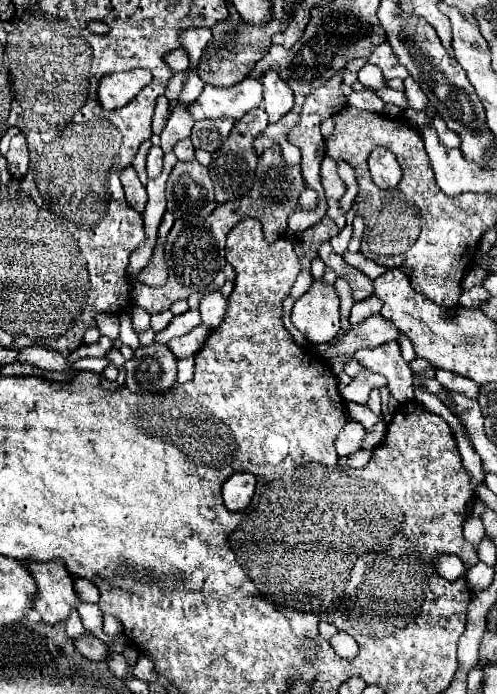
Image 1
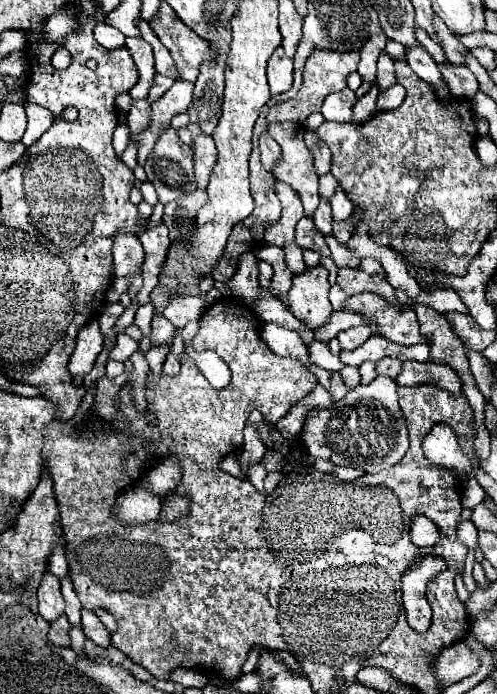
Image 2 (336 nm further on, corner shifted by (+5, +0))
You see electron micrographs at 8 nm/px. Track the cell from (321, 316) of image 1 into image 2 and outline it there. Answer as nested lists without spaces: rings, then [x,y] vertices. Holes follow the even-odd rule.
[[[322,264],[306,268],[292,278],[292,288],[288,290],[290,312],[310,330],[324,326],[332,314],[328,292],[328,270]]]

